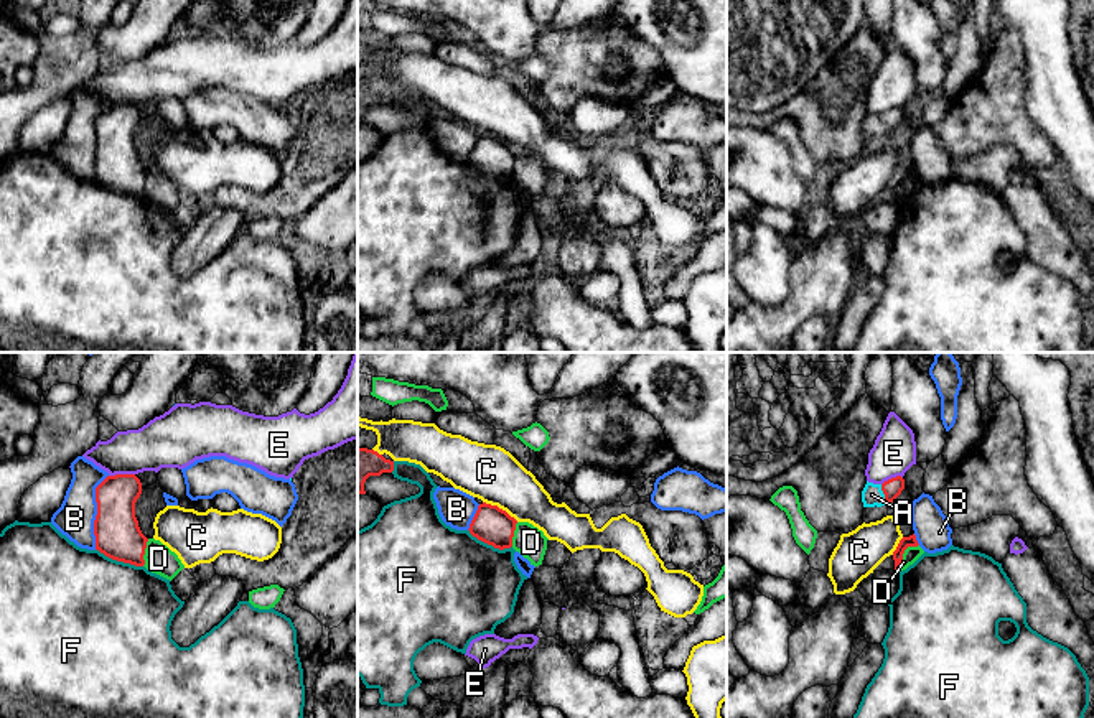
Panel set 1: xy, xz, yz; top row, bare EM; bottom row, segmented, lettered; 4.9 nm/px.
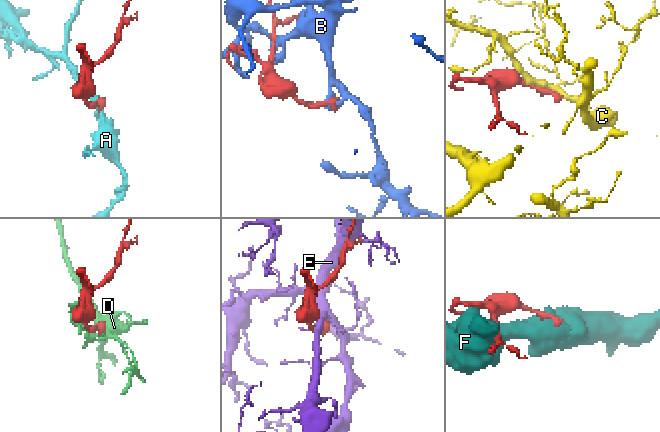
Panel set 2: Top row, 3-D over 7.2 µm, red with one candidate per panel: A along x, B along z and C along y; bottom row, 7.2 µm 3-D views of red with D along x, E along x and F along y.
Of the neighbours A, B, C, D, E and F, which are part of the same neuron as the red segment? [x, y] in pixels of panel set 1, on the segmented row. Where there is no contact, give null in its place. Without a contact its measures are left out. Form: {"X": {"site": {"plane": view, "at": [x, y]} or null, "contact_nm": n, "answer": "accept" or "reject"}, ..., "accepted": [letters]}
{"A": {"site": {"plane": "yz", "at": [885, 494]}, "contact_nm": 110, "answer": "accept"}, "B": {"site": {"plane": "xy", "at": [98, 512]}, "contact_nm": 380, "answer": "reject"}, "C": {"site": {"plane": "xz", "at": [501, 509]}, "contact_nm": 200, "answer": "reject"}, "D": {"site": {"plane": "yz", "at": [903, 552]}, "contact_nm": 170, "answer": "reject"}, "E": {"site": {"plane": "xy", "at": [121, 475]}, "contact_nm": 130, "answer": "reject"}, "F": {"site": {"plane": "xy", "at": [119, 560]}, "contact_nm": 240, "answer": "reject"}, "accepted": ["A"]}

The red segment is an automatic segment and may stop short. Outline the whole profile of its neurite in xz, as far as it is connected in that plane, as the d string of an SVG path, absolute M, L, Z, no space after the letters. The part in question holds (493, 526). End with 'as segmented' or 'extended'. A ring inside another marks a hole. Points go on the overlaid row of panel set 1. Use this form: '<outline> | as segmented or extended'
M479 504L470 524L470 534L478 540L504 550L512 547L512 537L517 520L506 511L491 504Z | as segmented

